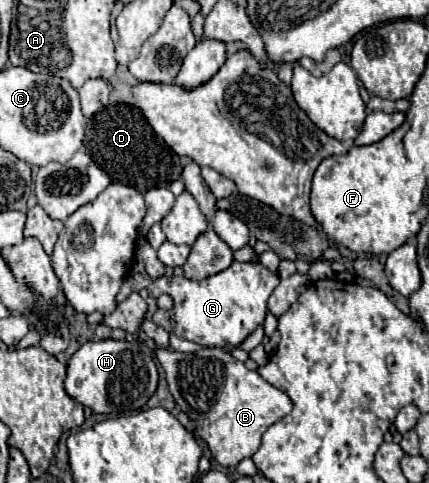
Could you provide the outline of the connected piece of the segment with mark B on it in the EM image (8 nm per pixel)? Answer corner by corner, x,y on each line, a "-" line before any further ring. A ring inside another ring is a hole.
161,348
157,350
157,358
167,374
167,384
177,406
195,422
197,436
209,442
209,450
221,466
237,466
243,458
253,456
261,444
261,436
265,434
265,430
277,420
281,420
283,416
287,416
293,408
293,402
285,392
271,386
255,370
245,368
243,362
235,360
223,348
203,348
193,354
183,354
183,352
175,352
169,348

